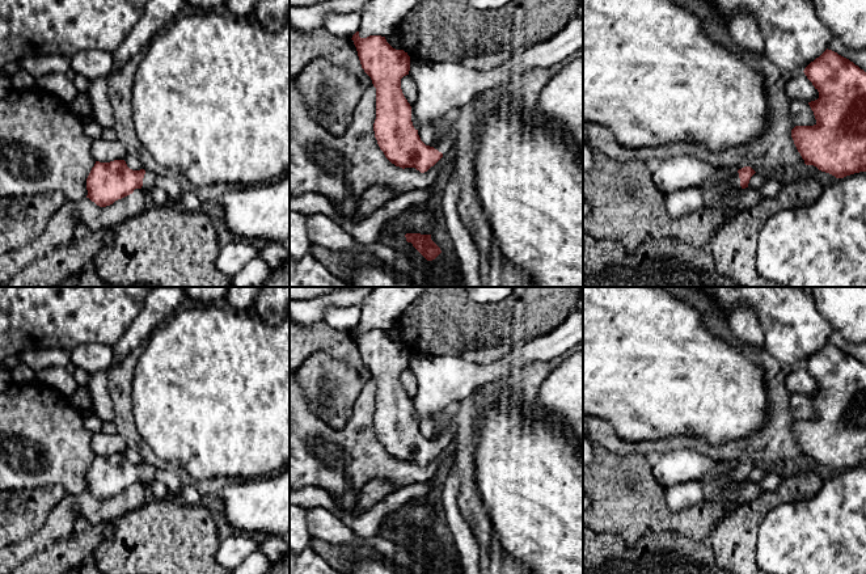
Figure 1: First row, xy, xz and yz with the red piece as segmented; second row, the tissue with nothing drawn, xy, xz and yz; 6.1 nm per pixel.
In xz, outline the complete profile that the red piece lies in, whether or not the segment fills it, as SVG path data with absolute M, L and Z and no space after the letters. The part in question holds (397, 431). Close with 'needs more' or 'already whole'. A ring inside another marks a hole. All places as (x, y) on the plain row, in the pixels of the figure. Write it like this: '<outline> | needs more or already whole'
M356 325L351 333L376 381L373 425L380 443L396 460L427 465L452 443L455 426L440 427L432 440L426 439L413 419L411 400L401 383L401 372L410 364L407 346L393 342L381 329L360 332Z | needs more

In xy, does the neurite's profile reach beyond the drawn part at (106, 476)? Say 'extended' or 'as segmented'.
extended

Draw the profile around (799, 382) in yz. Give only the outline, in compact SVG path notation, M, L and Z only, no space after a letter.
M803 364L795 366L795 368L786 376L786 388L790 393L807 397L819 392L818 383L807 372Z

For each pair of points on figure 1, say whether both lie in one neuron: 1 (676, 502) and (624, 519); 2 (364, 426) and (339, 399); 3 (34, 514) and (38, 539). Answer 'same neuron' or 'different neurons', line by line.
1: different neurons
2: different neurons
3: different neurons

